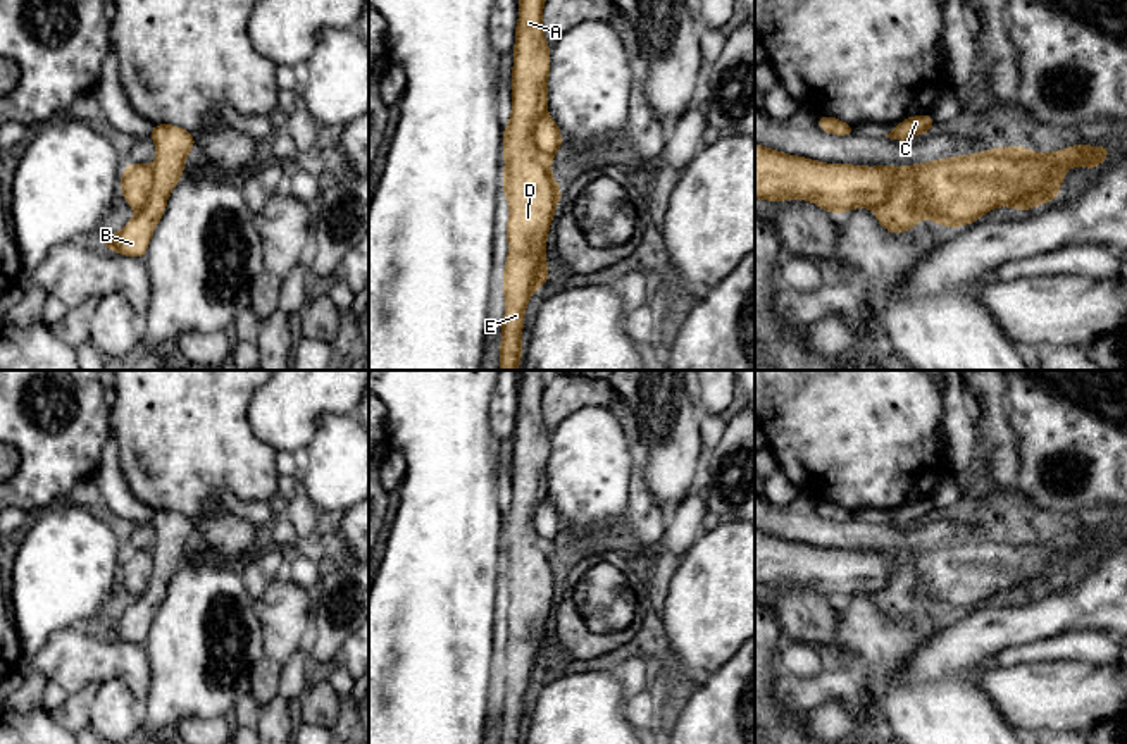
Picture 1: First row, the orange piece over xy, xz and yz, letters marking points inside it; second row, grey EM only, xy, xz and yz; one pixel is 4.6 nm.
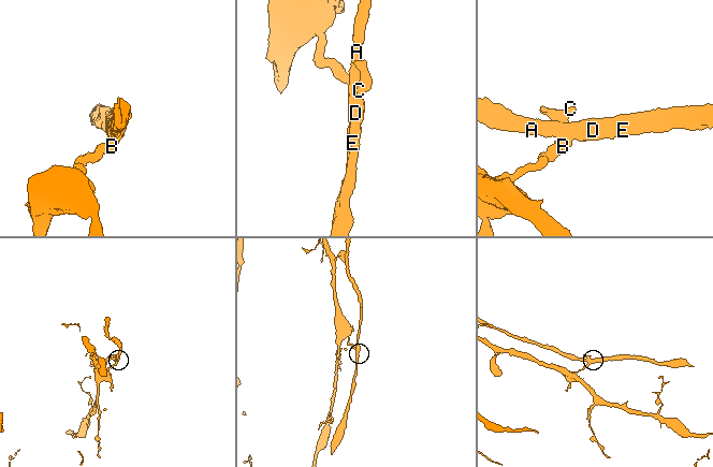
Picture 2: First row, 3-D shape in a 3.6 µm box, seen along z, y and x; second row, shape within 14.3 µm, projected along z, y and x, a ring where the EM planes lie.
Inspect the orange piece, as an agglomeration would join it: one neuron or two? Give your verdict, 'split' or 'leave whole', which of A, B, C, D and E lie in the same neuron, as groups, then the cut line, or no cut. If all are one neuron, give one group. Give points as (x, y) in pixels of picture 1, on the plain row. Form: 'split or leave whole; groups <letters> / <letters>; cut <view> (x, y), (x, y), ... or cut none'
split; groups A D E / B C; cut yz (917, 570), (910, 565), (902, 565), (874, 595)

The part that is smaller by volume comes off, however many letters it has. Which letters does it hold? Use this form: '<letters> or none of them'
A, D, E

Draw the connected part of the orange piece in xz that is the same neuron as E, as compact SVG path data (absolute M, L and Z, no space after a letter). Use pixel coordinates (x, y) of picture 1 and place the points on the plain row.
M522 370L519 377L519 408L515 413L512 455L512 503L503 515L503 575L510 601L507 606L508 642L503 658L505 704L501 710L500 744L520 744L520 722L526 691L531 680L546 670L550 653L545 646L546 622L562 575L551 561L551 544L545 541L534 524L538 506L548 496L550 429L543 422L543 391L550 370Z

